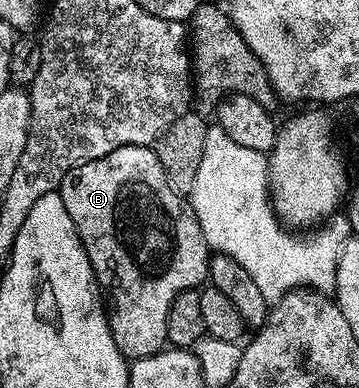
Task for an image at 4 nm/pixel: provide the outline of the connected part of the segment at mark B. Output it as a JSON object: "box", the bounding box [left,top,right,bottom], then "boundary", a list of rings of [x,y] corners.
{"box":[58,146,210,360],"boundary":[[[123,146],[122,148],[114,148],[114,152],[110,152],[98,160],[78,164],[74,168],[70,168],[70,172],[66,172],[66,176],[60,181],[58,193],[62,196],[62,204],[66,204],[66,212],[70,212],[70,220],[74,220],[74,228],[82,240],[82,248],[96,274],[96,285],[100,287],[103,297],[106,299],[108,327],[114,336],[114,344],[118,344],[120,351],[129,360],[145,358],[165,349],[168,340],[166,315],[170,313],[170,304],[174,304],[174,296],[178,296],[178,292],[195,290],[205,285],[208,278],[210,247],[208,241],[202,236],[202,228],[198,224],[196,213],[192,211],[185,195],[174,192],[174,188],[170,188],[170,184],[166,180],[166,172],[158,160],[155,149],[152,146]]]}

